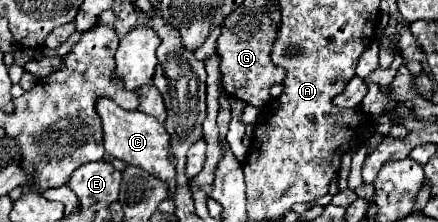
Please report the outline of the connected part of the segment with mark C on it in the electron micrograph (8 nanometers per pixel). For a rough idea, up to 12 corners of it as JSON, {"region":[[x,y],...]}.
{"region":[[96,100],[106,152],[166,180],[170,136],[154,116]]}

